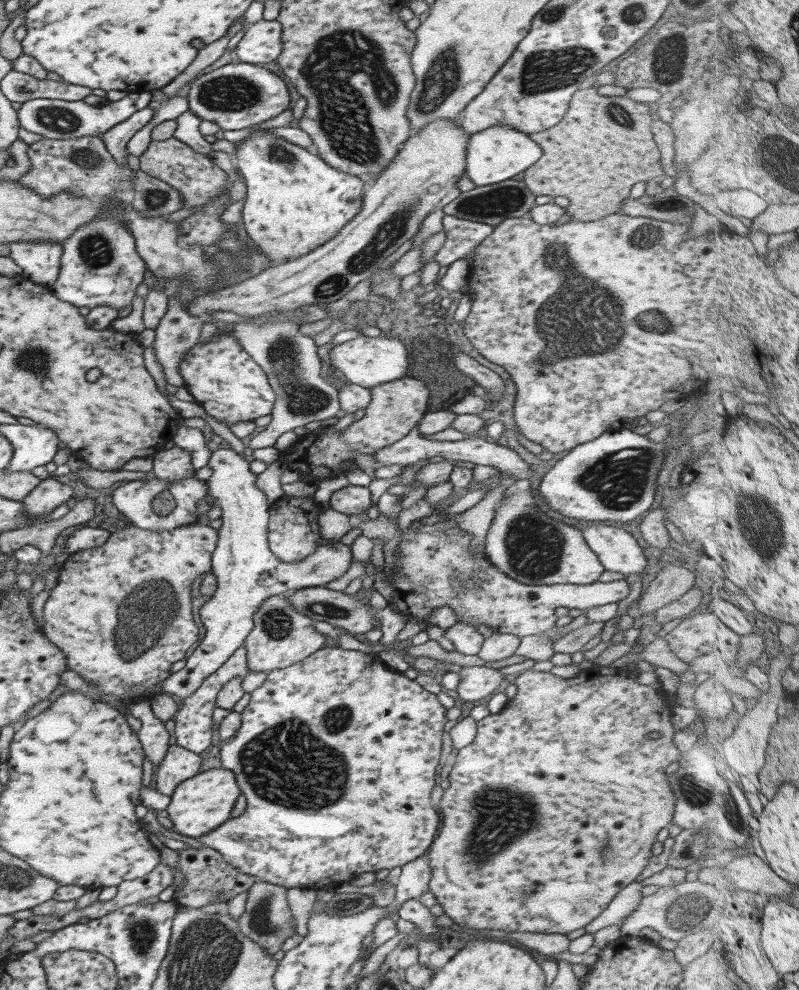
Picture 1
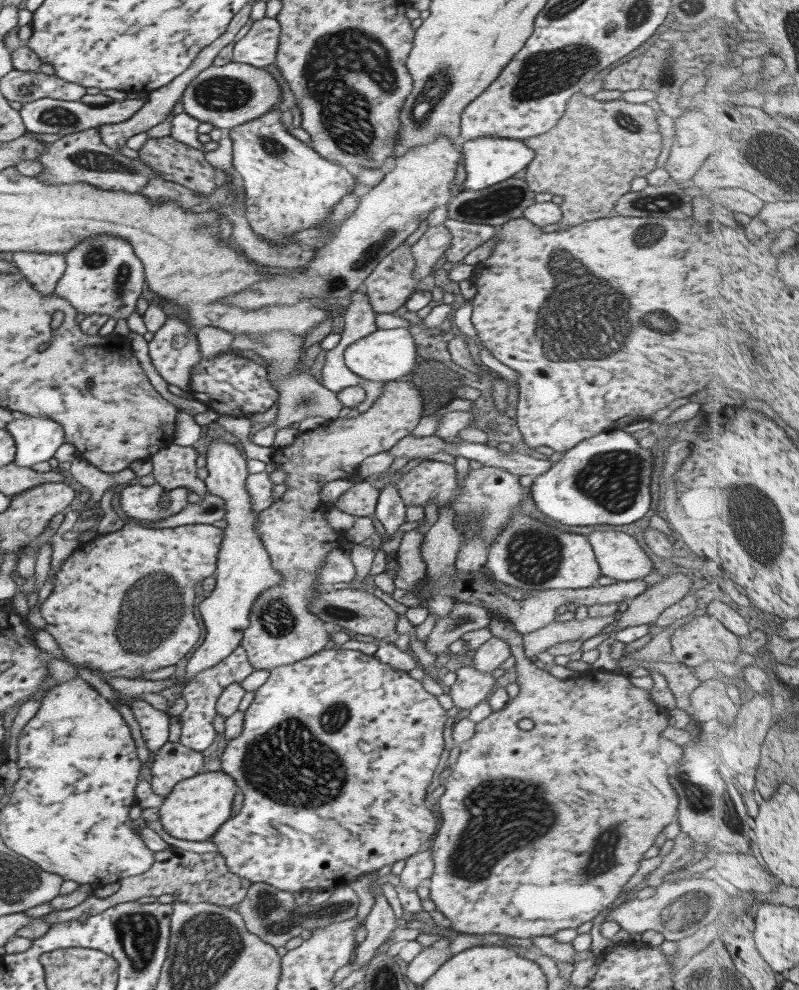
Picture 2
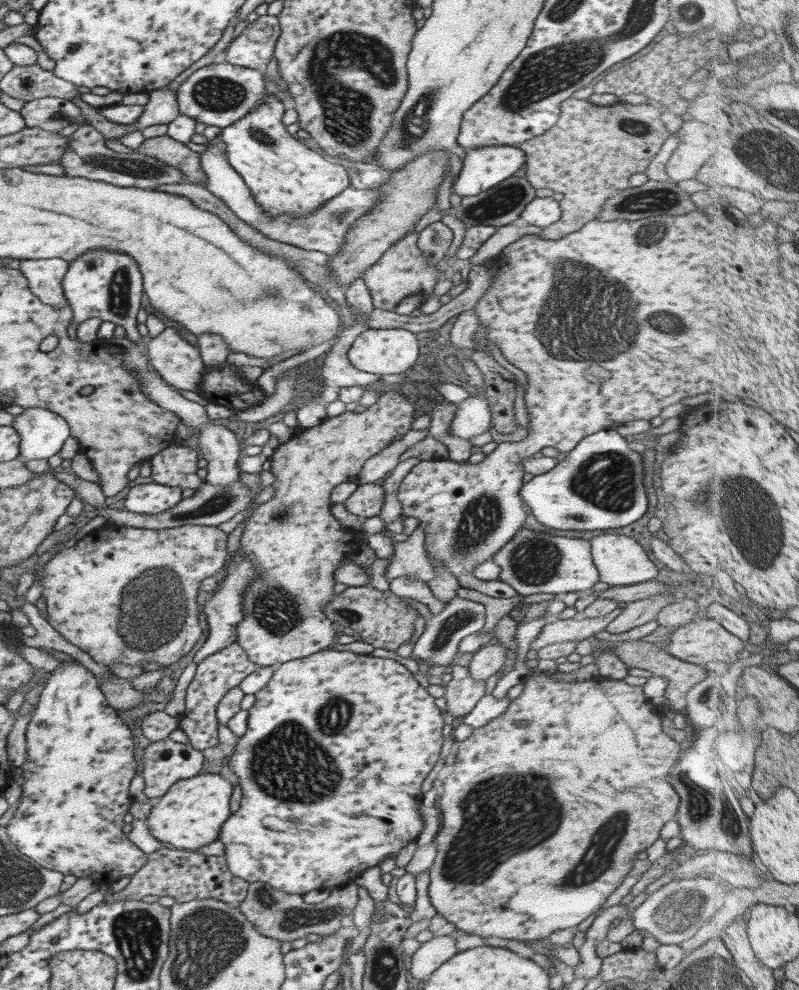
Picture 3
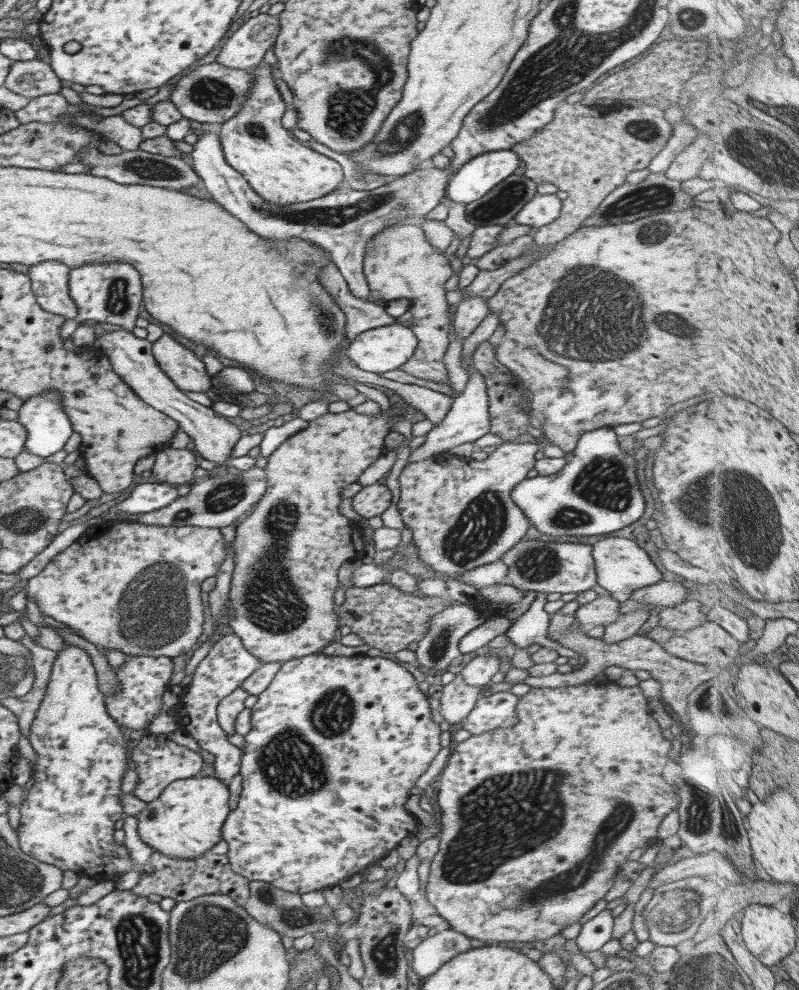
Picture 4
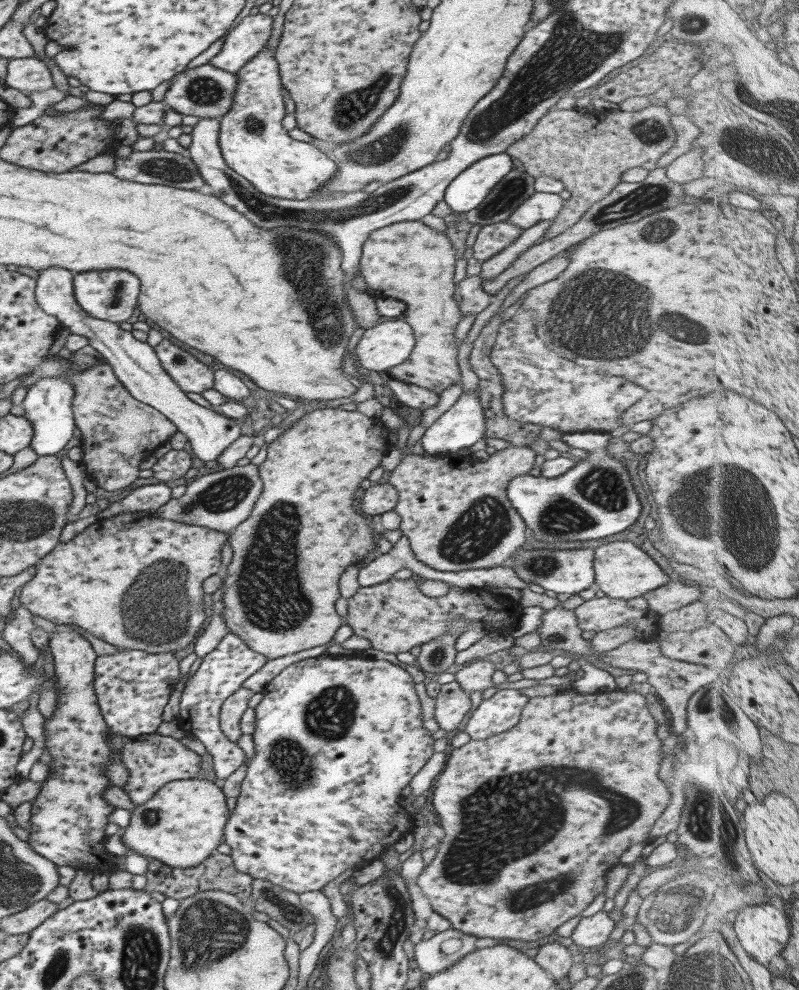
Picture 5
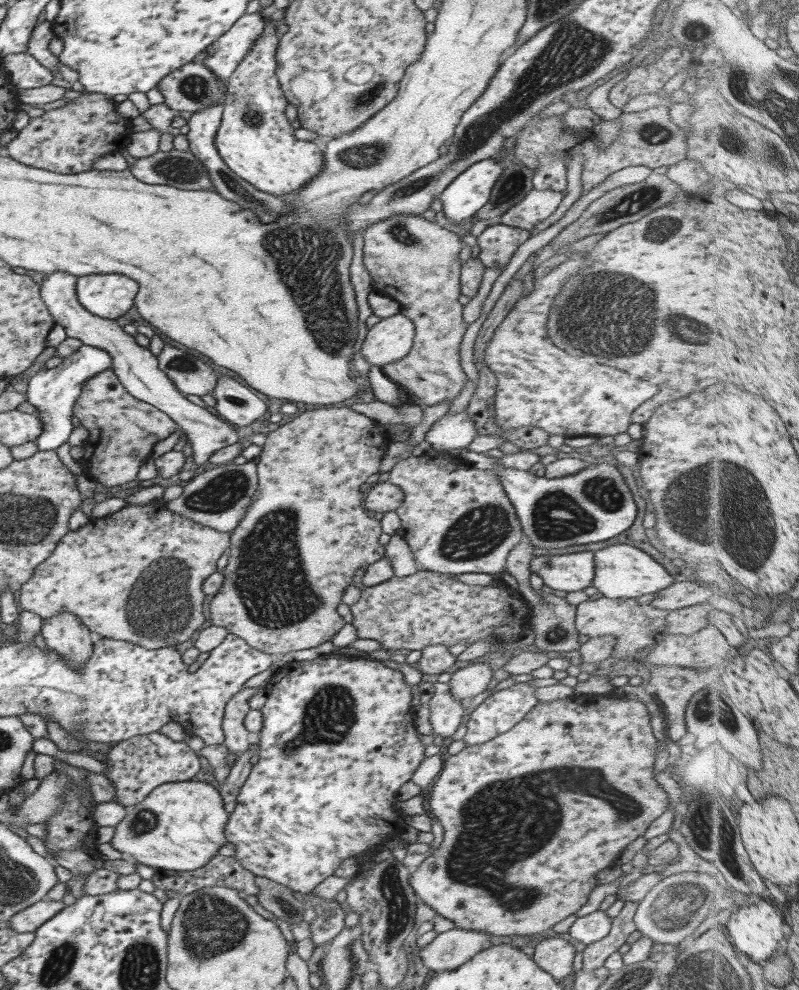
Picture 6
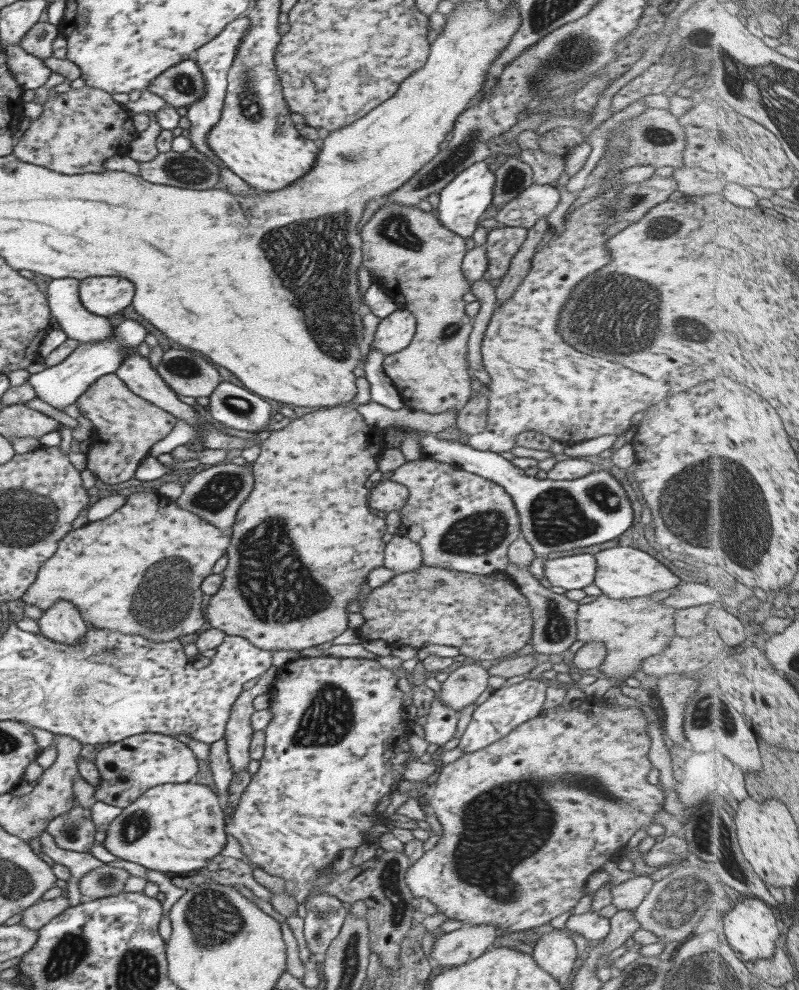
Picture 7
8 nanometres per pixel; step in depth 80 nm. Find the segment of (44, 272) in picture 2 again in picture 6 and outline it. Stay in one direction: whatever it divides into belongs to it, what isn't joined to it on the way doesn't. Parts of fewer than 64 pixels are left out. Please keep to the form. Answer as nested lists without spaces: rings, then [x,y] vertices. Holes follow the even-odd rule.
[[[55,272],[43,278],[39,286],[39,297],[47,307],[54,324],[59,324],[65,330],[67,337],[75,338],[83,346],[98,347],[104,350],[111,359],[110,368],[115,373],[121,386],[136,400],[149,404],[163,412],[173,421],[184,434],[185,440],[192,448],[192,457],[195,464],[201,465],[208,461],[216,450],[231,445],[239,440],[235,426],[219,419],[208,408],[200,408],[186,400],[175,385],[159,370],[156,356],[148,349],[138,346],[132,336],[123,332],[114,320],[99,318],[85,311],[77,301],[76,277],[65,272]]]

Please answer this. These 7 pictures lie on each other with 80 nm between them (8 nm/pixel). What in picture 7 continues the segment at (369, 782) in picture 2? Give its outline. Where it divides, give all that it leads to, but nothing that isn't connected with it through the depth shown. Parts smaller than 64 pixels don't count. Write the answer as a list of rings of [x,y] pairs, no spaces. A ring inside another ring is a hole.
[[[303,657],[286,662],[282,667],[277,668],[276,675],[270,685],[267,694],[269,695],[268,711],[270,719],[267,726],[261,731],[264,733],[264,750],[259,760],[257,772],[250,776],[249,784],[245,786],[241,798],[239,798],[235,813],[231,820],[224,825],[225,833],[232,836],[241,846],[242,855],[251,869],[260,868],[271,876],[278,876],[284,882],[291,881],[295,894],[293,899],[301,903],[308,895],[309,889],[315,884],[315,880],[323,870],[328,868],[341,854],[341,850],[357,848],[361,846],[364,838],[368,835],[371,827],[387,821],[383,816],[375,813],[377,804],[383,796],[391,794],[391,787],[403,780],[403,770],[406,768],[406,761],[411,761],[411,750],[409,750],[408,736],[411,733],[410,723],[401,718],[404,707],[401,702],[407,698],[395,682],[400,676],[392,670],[385,669],[376,660],[365,658],[340,658],[340,657]]]

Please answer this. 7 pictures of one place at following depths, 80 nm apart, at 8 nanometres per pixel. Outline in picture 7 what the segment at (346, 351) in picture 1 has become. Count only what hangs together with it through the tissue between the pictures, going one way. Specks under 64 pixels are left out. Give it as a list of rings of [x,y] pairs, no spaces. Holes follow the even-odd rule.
[[[399,308],[379,321],[371,340],[371,349],[385,355],[403,351],[411,343],[415,328],[415,317]]]

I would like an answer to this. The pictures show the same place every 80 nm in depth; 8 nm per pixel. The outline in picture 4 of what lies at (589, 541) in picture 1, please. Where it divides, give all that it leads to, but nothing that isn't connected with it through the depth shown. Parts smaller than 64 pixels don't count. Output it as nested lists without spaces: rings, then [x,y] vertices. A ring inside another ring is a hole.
[[[625,538],[597,540],[591,546],[591,557],[594,562],[596,583],[608,592],[608,596],[619,603],[627,600],[631,591],[661,581],[659,570],[647,557],[645,551],[631,540],[625,540]]]

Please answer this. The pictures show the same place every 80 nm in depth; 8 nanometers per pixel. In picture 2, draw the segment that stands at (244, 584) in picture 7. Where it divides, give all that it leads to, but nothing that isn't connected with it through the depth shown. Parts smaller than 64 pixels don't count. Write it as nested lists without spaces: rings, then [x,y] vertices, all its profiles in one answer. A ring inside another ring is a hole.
[[[412,380],[385,381],[381,393],[365,413],[359,414],[355,419],[329,420],[310,431],[297,434],[289,445],[275,449],[272,462],[287,474],[286,480],[282,482],[287,485],[287,490],[279,499],[273,500],[269,507],[258,512],[256,531],[270,558],[273,570],[282,576],[282,582],[264,590],[253,601],[248,616],[249,624],[242,632],[240,646],[244,648],[246,659],[254,670],[269,671],[275,667],[293,664],[315,652],[322,651],[325,644],[329,642],[329,626],[314,614],[307,612],[306,604],[318,593],[313,586],[318,585],[316,574],[327,552],[350,550],[353,545],[347,539],[343,539],[343,534],[335,532],[325,522],[324,514],[330,505],[319,499],[319,490],[325,482],[352,479],[364,458],[389,450],[398,440],[411,434],[422,418],[421,408],[421,395]]]

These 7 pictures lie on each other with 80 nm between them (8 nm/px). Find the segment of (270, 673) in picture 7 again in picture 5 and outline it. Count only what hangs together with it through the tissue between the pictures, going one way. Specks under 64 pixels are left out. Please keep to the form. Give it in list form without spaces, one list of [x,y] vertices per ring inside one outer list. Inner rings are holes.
[[[241,687],[221,703],[218,714],[219,728],[231,742],[236,742],[242,735],[238,725],[239,719],[247,708],[247,700],[253,694],[253,691]]]

